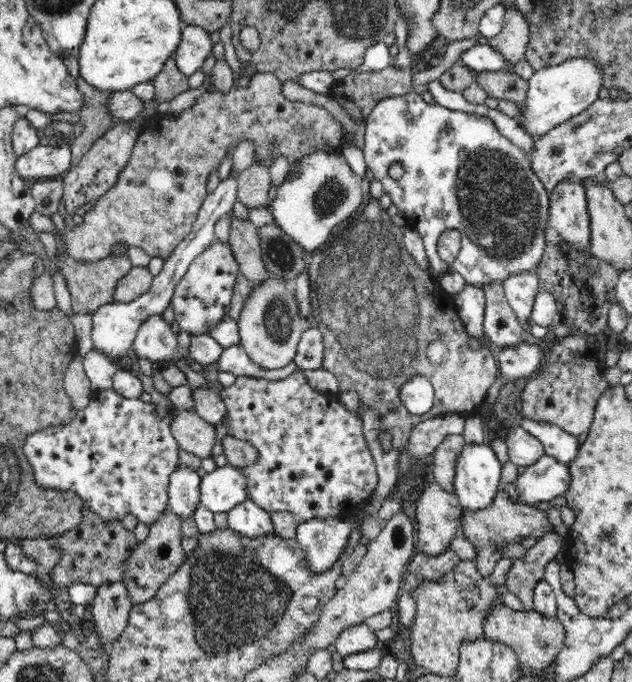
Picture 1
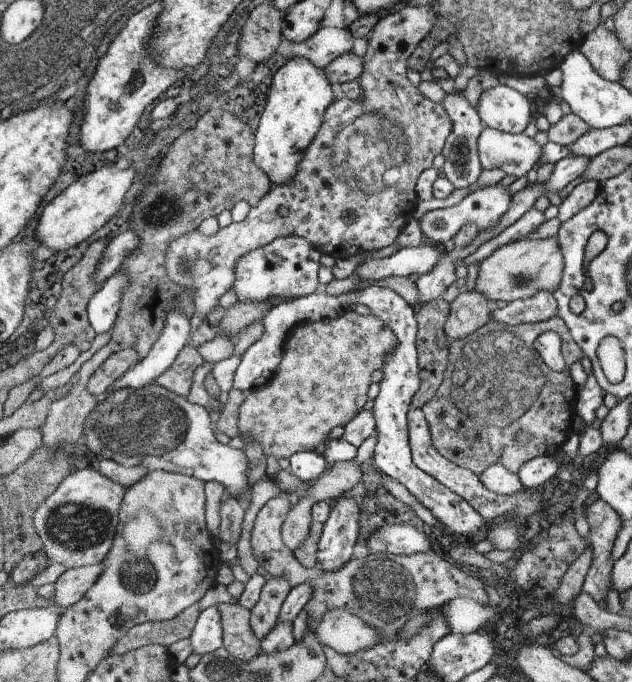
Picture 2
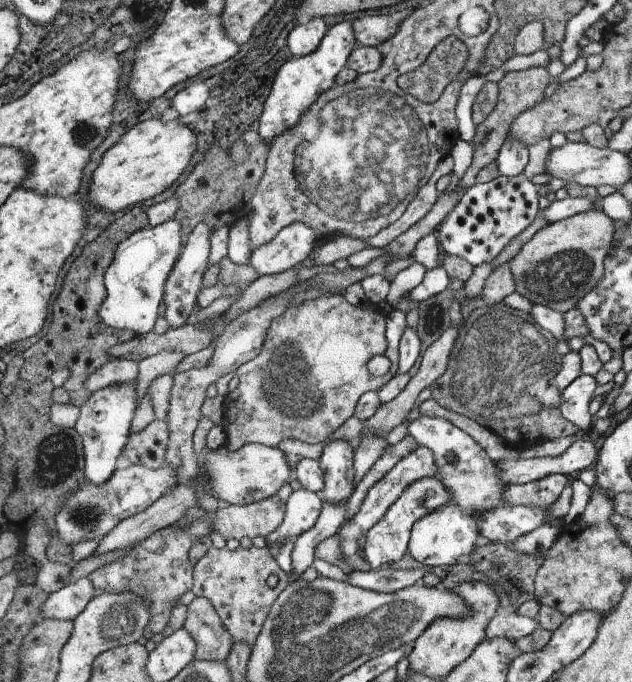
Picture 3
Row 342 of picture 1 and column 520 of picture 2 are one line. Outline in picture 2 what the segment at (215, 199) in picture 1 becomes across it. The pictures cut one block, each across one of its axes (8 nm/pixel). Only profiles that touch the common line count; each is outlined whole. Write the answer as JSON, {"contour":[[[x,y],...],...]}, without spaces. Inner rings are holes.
{"contour":[[[495,86],[485,90],[477,102],[477,114],[487,128],[495,128],[507,134],[521,134],[531,118],[531,106],[523,94],[509,86]]]}

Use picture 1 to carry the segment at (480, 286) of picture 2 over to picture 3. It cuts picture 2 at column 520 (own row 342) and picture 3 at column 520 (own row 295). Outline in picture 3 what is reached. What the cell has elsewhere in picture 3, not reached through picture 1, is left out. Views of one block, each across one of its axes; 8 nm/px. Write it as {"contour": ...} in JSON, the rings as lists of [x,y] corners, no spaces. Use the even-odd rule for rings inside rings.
{"contour":[[[595,208],[547,224],[509,260],[515,292],[525,296],[533,306],[547,306],[563,314],[573,310],[603,278],[603,264],[615,240],[615,230],[615,222]]]}

